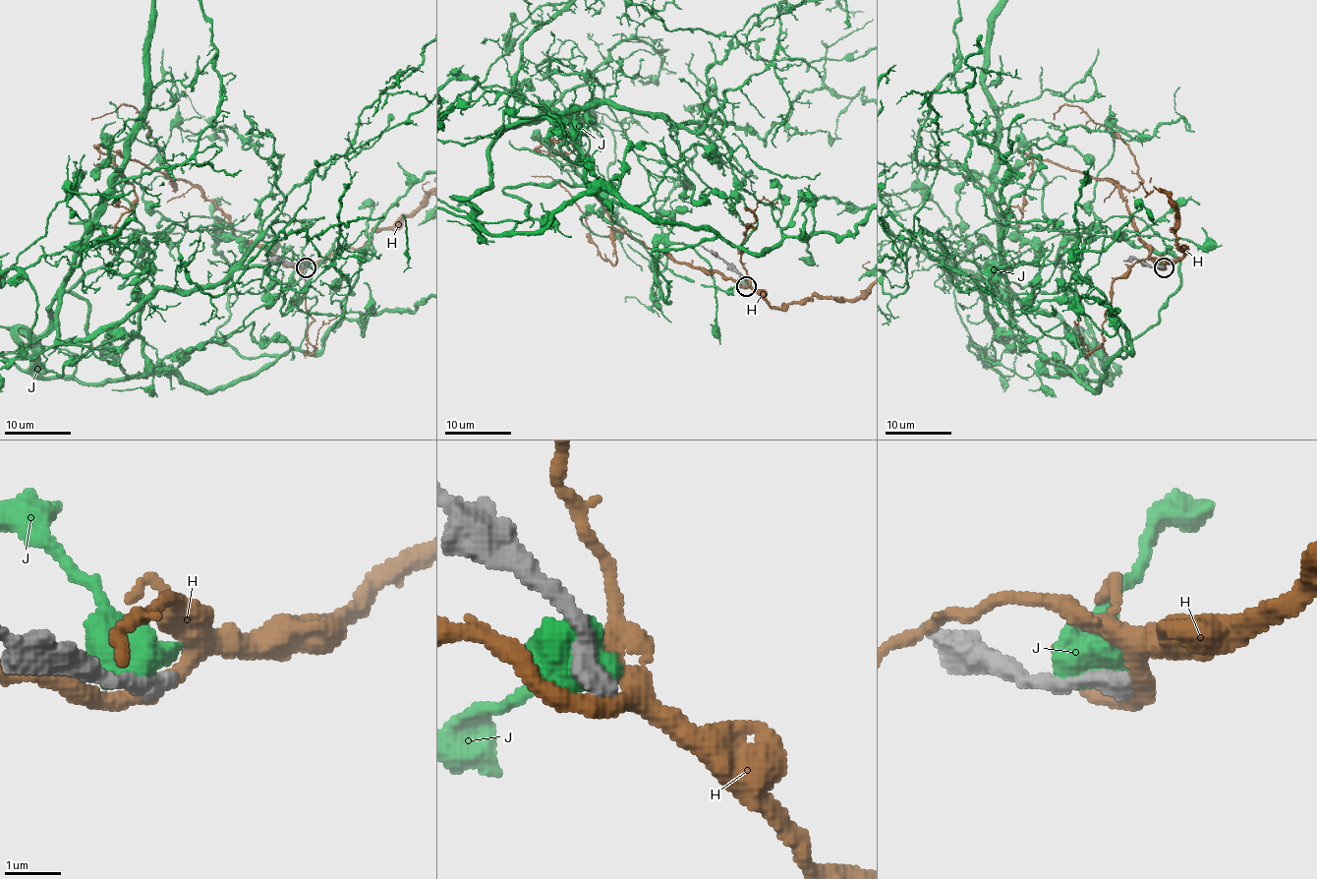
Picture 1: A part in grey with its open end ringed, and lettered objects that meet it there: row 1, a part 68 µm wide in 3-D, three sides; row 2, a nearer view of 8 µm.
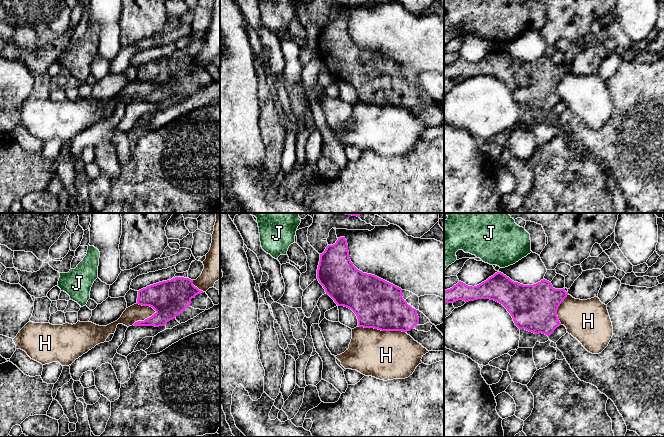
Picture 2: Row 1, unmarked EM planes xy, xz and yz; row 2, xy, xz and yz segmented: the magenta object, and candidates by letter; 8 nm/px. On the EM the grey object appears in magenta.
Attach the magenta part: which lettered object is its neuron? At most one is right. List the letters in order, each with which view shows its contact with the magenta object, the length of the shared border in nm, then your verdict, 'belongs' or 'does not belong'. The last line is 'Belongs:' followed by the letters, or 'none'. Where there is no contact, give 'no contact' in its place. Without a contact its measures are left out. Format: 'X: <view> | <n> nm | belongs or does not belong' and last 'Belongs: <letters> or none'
H: xz | 380 nm | does not belong
J: no contact | does not belong
Belongs: none

